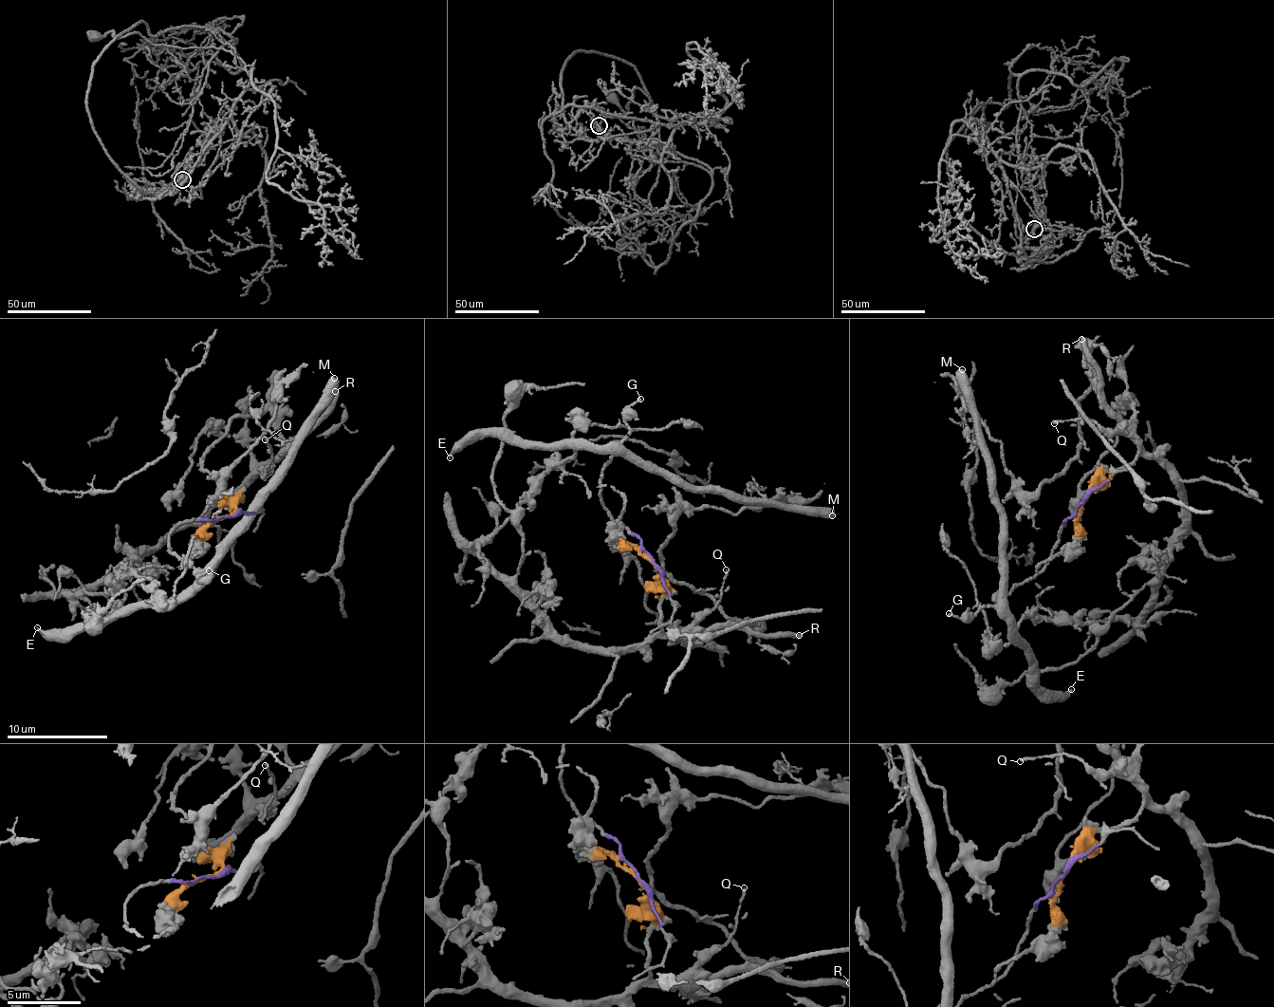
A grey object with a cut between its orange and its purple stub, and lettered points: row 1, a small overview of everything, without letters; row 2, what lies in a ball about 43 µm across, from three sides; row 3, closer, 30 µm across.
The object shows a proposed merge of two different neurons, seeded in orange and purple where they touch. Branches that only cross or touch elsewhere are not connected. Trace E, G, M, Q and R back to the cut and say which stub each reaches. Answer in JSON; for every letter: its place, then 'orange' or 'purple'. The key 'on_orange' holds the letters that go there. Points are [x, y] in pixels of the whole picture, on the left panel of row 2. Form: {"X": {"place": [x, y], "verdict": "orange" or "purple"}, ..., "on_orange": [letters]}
{"E": {"place": [37, 627], "verdict": "purple"}, "G": {"place": [209, 570], "verdict": "purple"}, "M": {"place": [334, 378], "verdict": "purple"}, "Q": {"place": [265, 439], "verdict": "orange"}, "R": {"place": [335, 391], "verdict": "orange"}, "on_orange": ["Q", "R"]}

